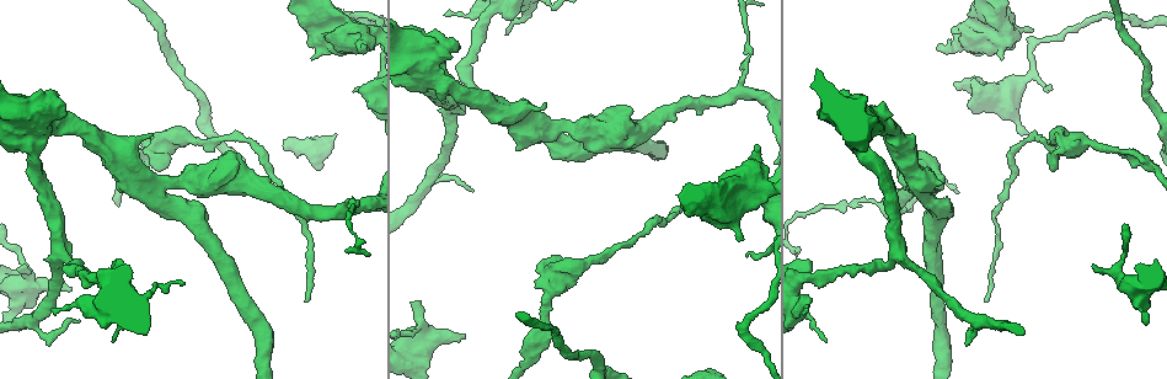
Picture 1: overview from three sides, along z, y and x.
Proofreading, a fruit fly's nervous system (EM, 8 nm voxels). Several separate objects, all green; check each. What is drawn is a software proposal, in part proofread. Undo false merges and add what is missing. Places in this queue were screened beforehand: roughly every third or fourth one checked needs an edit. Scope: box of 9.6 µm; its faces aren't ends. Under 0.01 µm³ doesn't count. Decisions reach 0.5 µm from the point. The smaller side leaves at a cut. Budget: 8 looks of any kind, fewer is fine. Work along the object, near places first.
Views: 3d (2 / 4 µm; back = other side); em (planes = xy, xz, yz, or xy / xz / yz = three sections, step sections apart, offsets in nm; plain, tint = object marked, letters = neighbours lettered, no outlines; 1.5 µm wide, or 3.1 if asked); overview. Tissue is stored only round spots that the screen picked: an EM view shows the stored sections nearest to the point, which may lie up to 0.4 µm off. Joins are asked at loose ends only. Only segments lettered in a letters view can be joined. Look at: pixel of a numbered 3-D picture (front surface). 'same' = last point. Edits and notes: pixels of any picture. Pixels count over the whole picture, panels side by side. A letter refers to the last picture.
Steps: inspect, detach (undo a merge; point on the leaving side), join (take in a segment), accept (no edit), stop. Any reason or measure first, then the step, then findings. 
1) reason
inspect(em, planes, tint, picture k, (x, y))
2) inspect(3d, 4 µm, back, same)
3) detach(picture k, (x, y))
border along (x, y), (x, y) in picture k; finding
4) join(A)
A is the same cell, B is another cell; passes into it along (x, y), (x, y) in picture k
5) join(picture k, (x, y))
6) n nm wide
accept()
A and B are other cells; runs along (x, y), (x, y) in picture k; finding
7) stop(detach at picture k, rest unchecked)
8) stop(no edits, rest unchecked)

free end
inspect(em, planes, letters, picture 1, (984, 301))

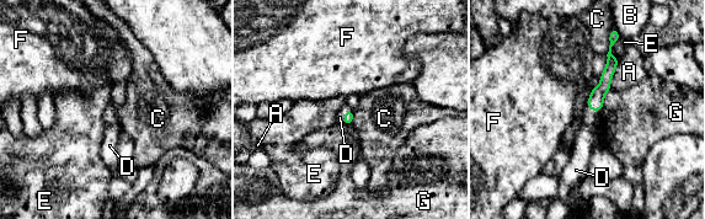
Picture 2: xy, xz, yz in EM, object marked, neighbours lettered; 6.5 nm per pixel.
join(D)
D is the same cell, A, B, C, E, F and G are other cells; passes into it along (596, 100), (593, 110), (585, 140) in picture 2; the cell continues

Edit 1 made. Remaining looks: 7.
see it whole again
inspect(overview)

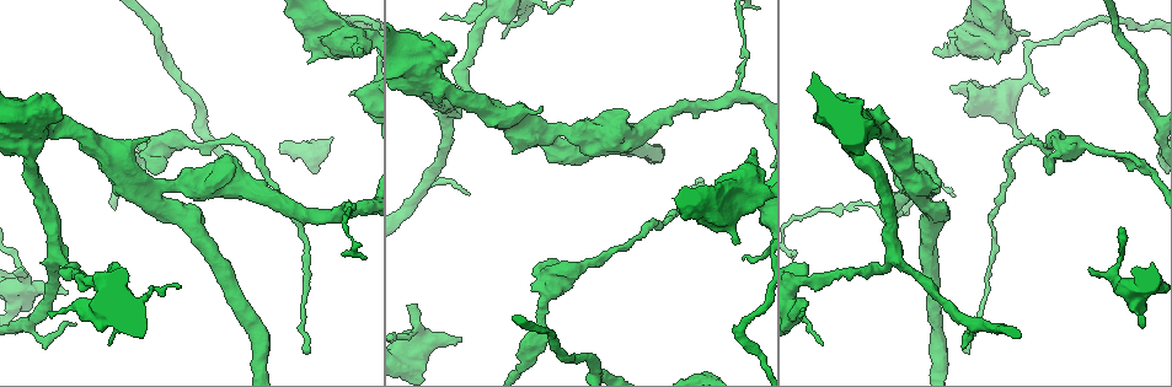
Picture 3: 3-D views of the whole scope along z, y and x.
tapers out
inspect(em, planes, letters, picture 3, (73, 323))

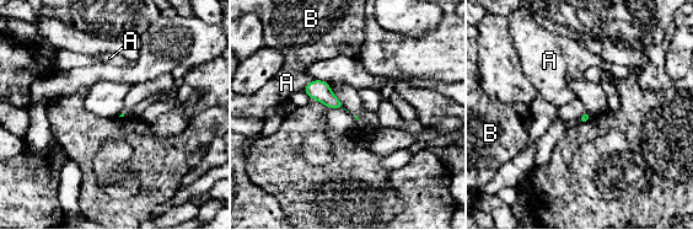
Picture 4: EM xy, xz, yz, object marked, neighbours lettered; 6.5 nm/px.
accept()
A and B are other cells; border along (315, 79), (302, 90) in picture 4; none of them fits

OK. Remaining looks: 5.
stops while still wide
inspect(em, planes, tint, picture 3, (358, 52))

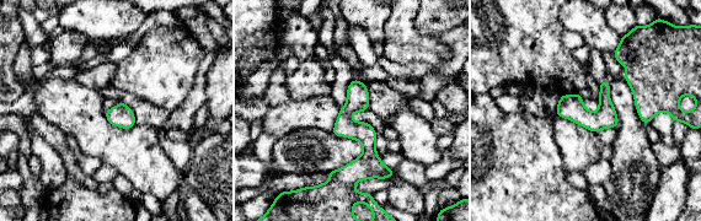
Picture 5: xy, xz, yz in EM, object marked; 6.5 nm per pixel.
what lies round it
inspect(em, planes, letters, same)

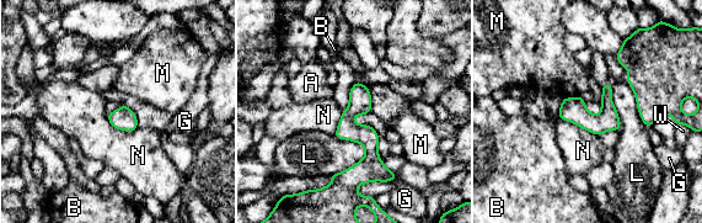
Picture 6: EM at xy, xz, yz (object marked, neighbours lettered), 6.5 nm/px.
L touches over 300 nm
accept()
A, B, G, L, M, N and W are other cells; no lettered segment goes on from it

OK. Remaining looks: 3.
stop(join at picture 2, rest unchecked)

